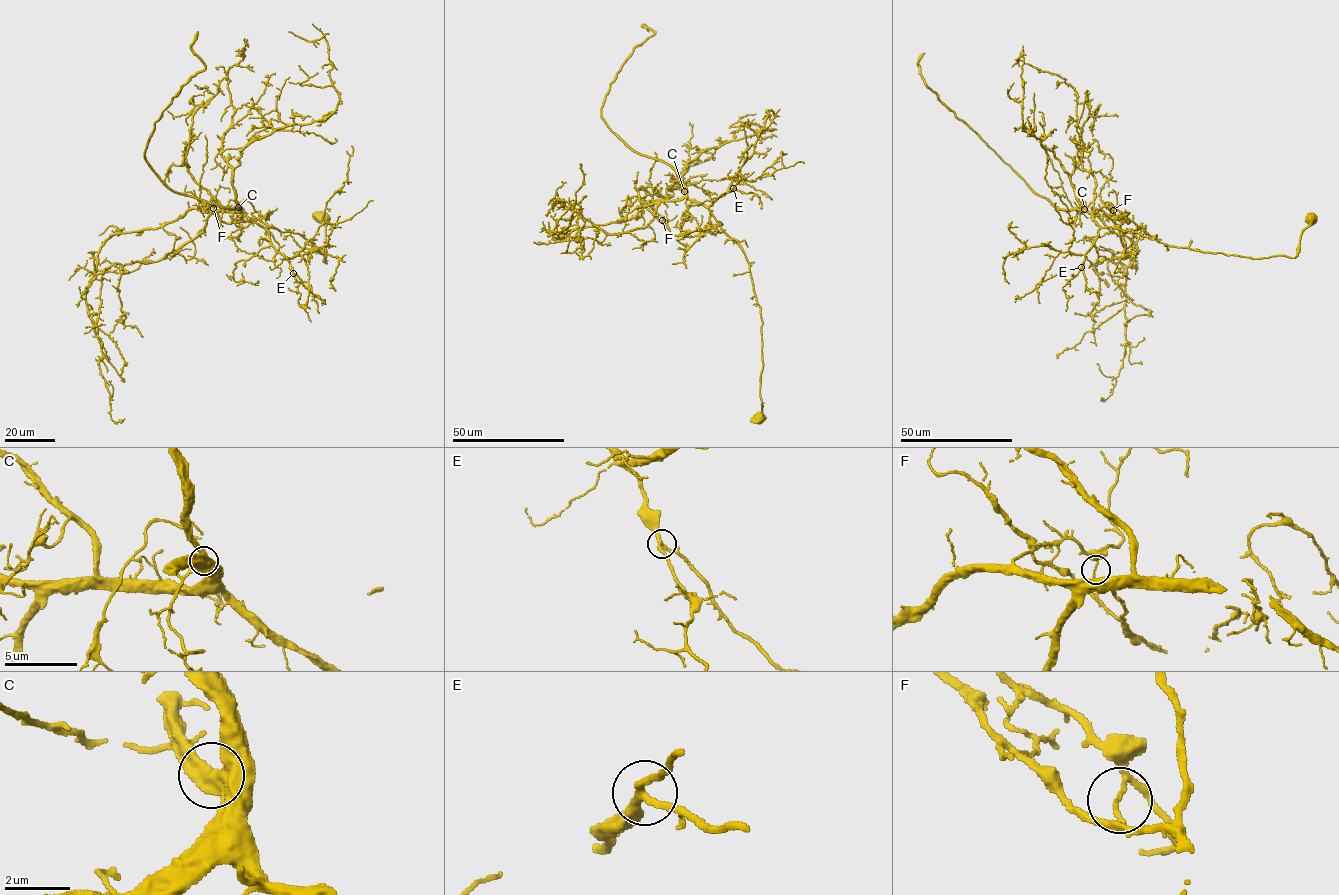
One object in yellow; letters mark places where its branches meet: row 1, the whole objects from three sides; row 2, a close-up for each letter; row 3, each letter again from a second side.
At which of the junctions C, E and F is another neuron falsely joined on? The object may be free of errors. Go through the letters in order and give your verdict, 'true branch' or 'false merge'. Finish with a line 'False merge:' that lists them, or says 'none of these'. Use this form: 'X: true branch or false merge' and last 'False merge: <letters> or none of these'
C: true branch
E: true branch
F: false merge
False merge: F

